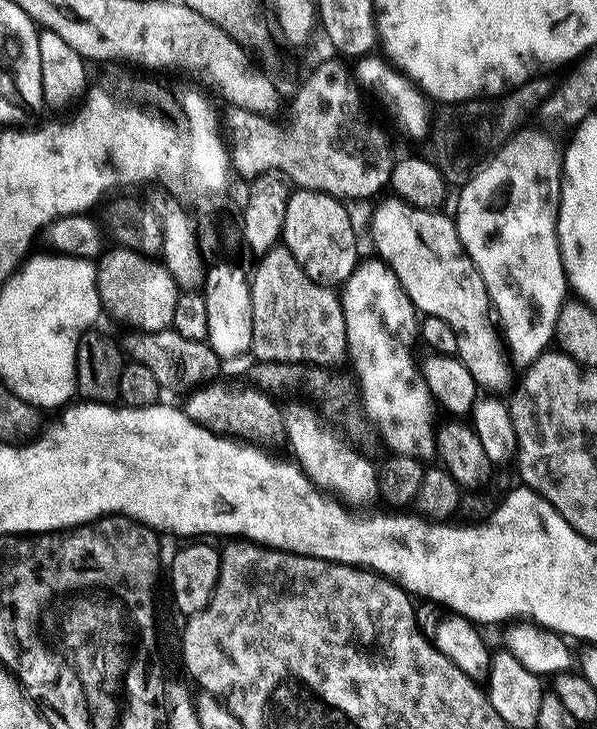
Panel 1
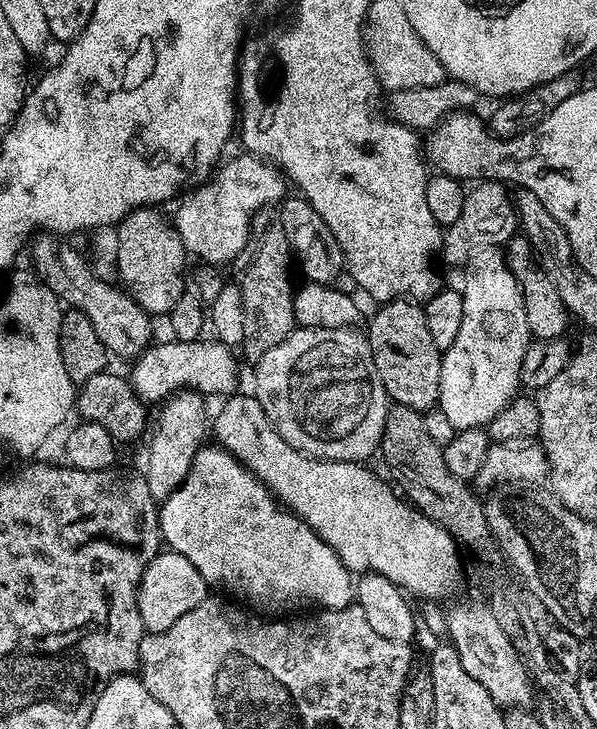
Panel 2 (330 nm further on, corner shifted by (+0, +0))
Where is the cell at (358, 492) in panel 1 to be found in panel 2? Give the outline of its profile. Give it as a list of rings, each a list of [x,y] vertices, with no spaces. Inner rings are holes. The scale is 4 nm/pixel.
[[[301,328],[292,329],[291,334],[278,346],[266,350],[255,361],[256,389],[254,395],[276,427],[276,432],[291,448],[297,448],[307,456],[318,460],[367,461],[367,456],[376,456],[383,438],[384,420],[389,409],[388,392],[376,373],[372,351],[367,335],[351,328]]]

